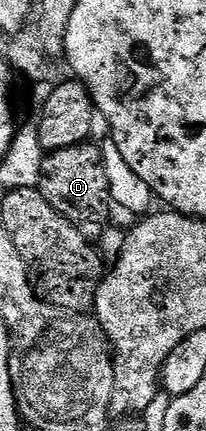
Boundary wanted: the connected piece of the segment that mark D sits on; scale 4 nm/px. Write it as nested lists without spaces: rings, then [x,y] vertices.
[[[93,143],[75,145],[48,153],[40,165],[39,191],[71,225],[76,226],[85,238],[93,239],[100,233],[108,217],[108,180],[104,170],[104,154],[101,146]]]

